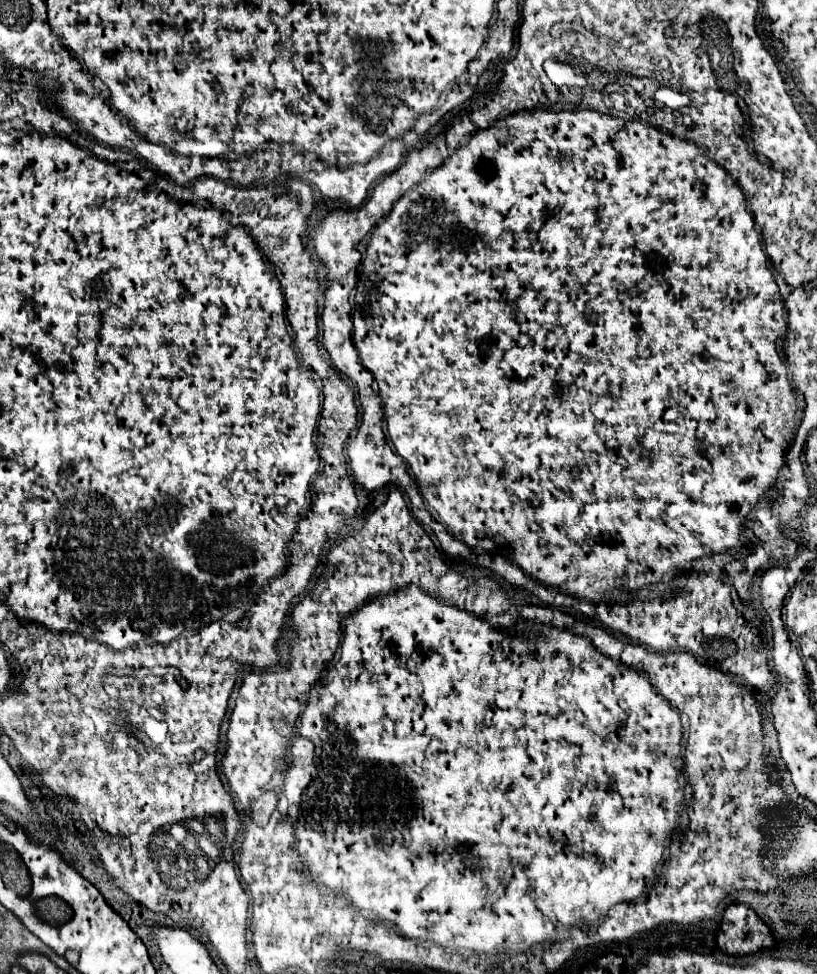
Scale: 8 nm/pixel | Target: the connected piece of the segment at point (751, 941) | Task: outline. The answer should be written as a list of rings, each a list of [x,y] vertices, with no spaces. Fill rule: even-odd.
[[[744,904],[728,906],[716,934],[716,944],[730,956],[748,956],[774,948],[770,928]]]

